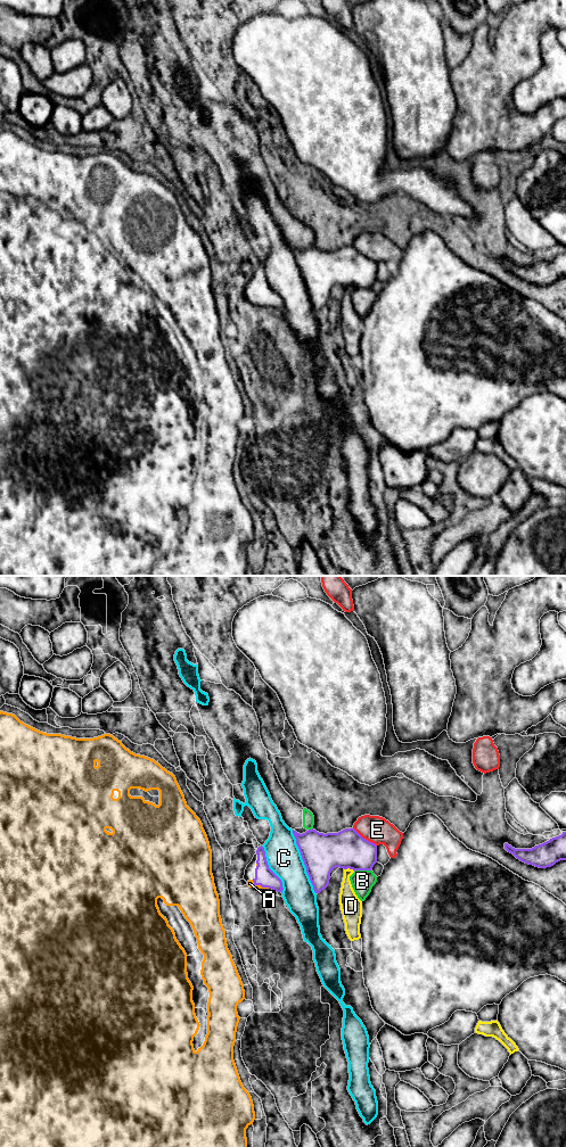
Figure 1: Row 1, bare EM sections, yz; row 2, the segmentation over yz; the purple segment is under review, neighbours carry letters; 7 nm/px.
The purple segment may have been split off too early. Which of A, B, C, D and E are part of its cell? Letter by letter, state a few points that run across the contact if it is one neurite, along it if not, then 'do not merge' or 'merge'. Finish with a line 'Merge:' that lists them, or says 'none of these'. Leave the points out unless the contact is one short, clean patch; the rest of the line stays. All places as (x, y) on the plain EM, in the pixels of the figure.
A: merge
B: do not merge
C: do not merge
D: line yz (344, 286), (354, 288); do not merge
E: do not merge
Merge: A

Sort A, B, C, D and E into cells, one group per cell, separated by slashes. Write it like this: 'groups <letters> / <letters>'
groups A / B E / C / D

